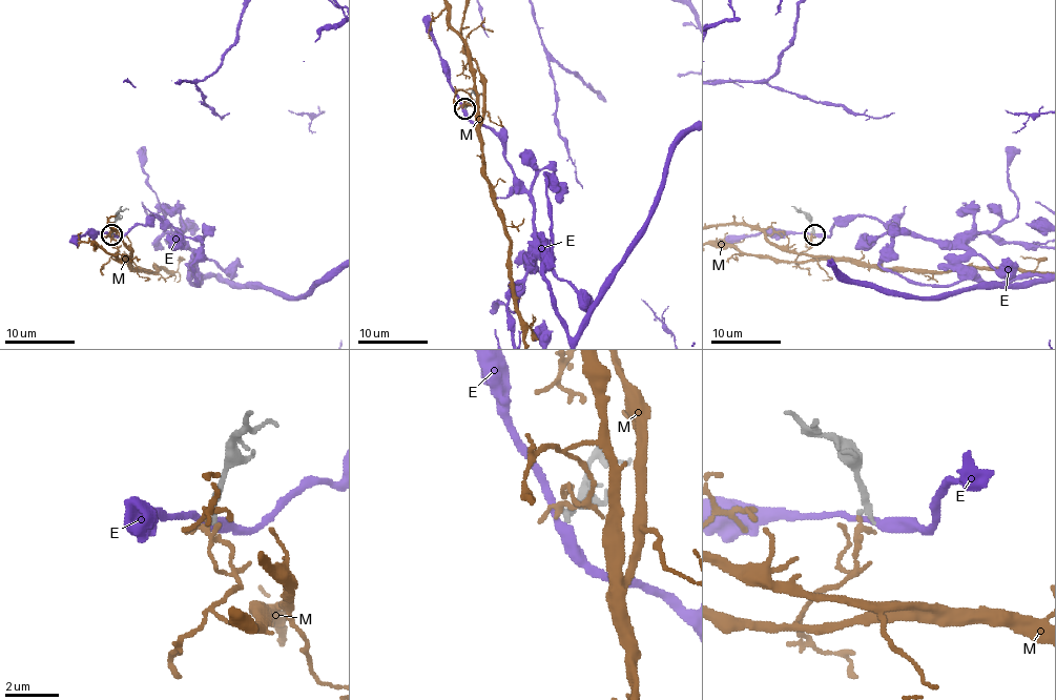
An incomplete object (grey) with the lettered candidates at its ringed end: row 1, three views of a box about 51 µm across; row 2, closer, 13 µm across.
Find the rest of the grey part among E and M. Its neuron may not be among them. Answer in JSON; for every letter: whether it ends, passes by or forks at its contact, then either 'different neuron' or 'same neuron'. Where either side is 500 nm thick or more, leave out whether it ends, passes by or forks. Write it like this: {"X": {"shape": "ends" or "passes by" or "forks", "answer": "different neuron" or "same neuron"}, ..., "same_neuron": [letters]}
{"E": {"shape": "passes by", "answer": "different neuron"}, "M": {"shape": "forks", "answer": "different neuron"}, "same_neuron": []}

